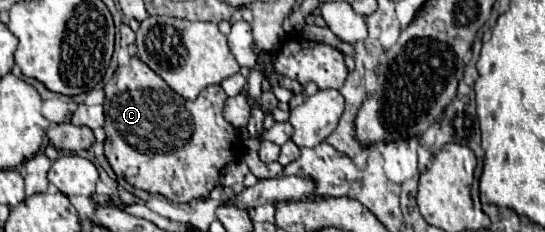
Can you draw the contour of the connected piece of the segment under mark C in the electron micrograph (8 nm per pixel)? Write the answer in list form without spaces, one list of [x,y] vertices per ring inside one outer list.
[[[137,56],[131,58],[129,66],[115,70],[113,78],[105,84],[105,158],[111,164],[113,172],[129,182],[133,188],[161,194],[171,202],[185,204],[199,196],[209,196],[209,192],[219,184],[219,176],[225,164],[237,158],[241,152],[239,130],[233,128],[223,118],[225,92],[221,86],[207,86],[195,102],[187,100],[181,104],[179,96],[163,82],[161,76],[151,72]]]

